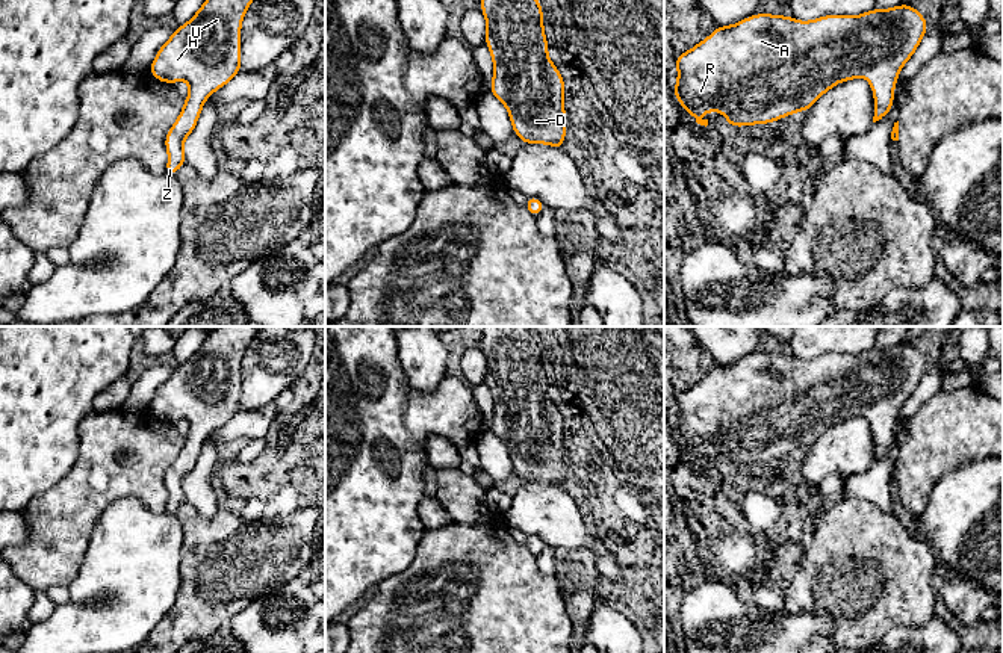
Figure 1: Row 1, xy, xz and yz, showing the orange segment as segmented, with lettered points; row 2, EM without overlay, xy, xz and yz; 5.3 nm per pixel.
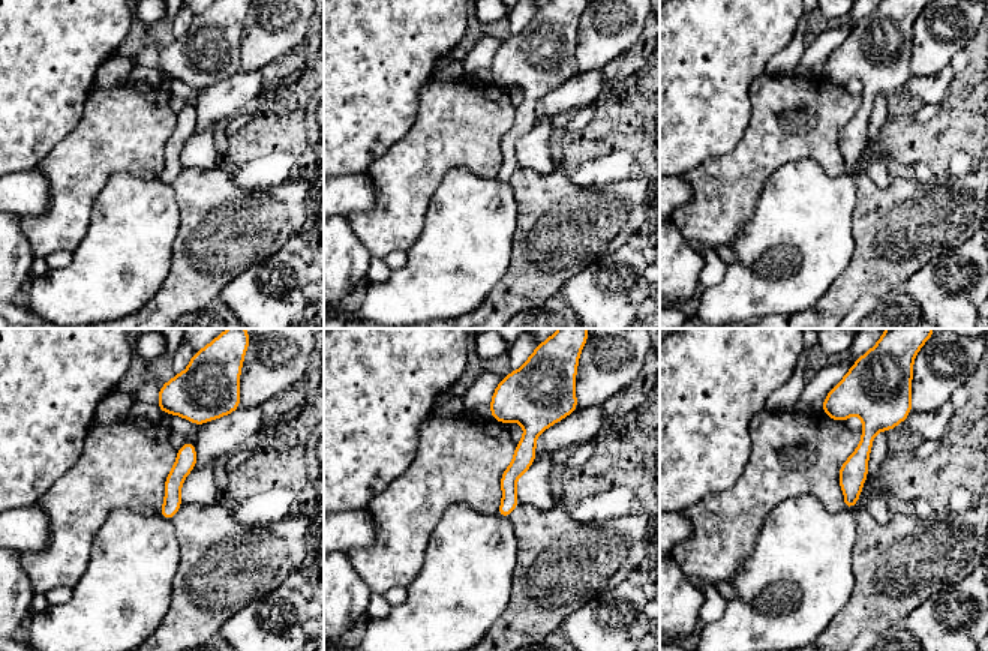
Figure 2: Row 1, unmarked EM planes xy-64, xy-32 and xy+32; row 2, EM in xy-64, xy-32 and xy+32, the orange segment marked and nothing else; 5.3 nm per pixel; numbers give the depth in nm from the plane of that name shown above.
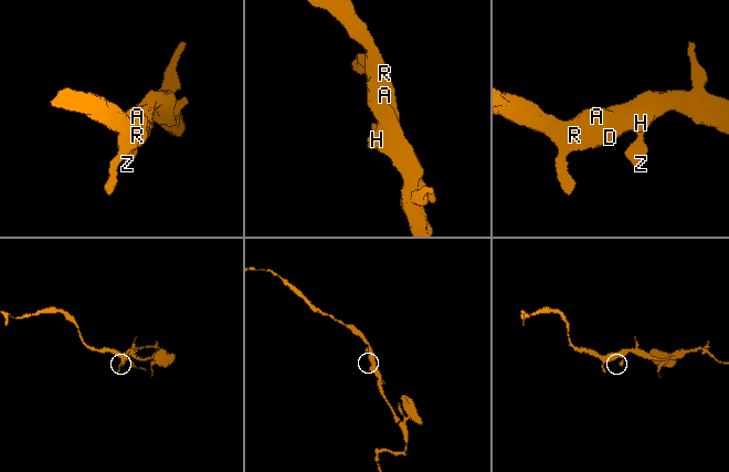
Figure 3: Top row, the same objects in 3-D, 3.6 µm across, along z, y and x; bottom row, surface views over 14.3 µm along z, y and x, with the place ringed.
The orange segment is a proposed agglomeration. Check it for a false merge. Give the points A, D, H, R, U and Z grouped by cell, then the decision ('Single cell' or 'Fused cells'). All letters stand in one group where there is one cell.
Groups: A D H R U Z. Single cell

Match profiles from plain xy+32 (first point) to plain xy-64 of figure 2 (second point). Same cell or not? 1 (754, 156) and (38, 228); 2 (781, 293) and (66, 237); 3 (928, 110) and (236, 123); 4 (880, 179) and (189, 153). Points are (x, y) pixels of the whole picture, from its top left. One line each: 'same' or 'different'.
1: same
2: different
3: same
4: same

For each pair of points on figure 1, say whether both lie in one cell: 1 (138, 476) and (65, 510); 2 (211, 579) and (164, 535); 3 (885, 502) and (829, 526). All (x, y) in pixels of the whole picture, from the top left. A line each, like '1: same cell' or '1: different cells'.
1: same cell
2: different cells
3: different cells

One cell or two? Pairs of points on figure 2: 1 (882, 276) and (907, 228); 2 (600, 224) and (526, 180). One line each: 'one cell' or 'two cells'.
1: one cell
2: one cell

